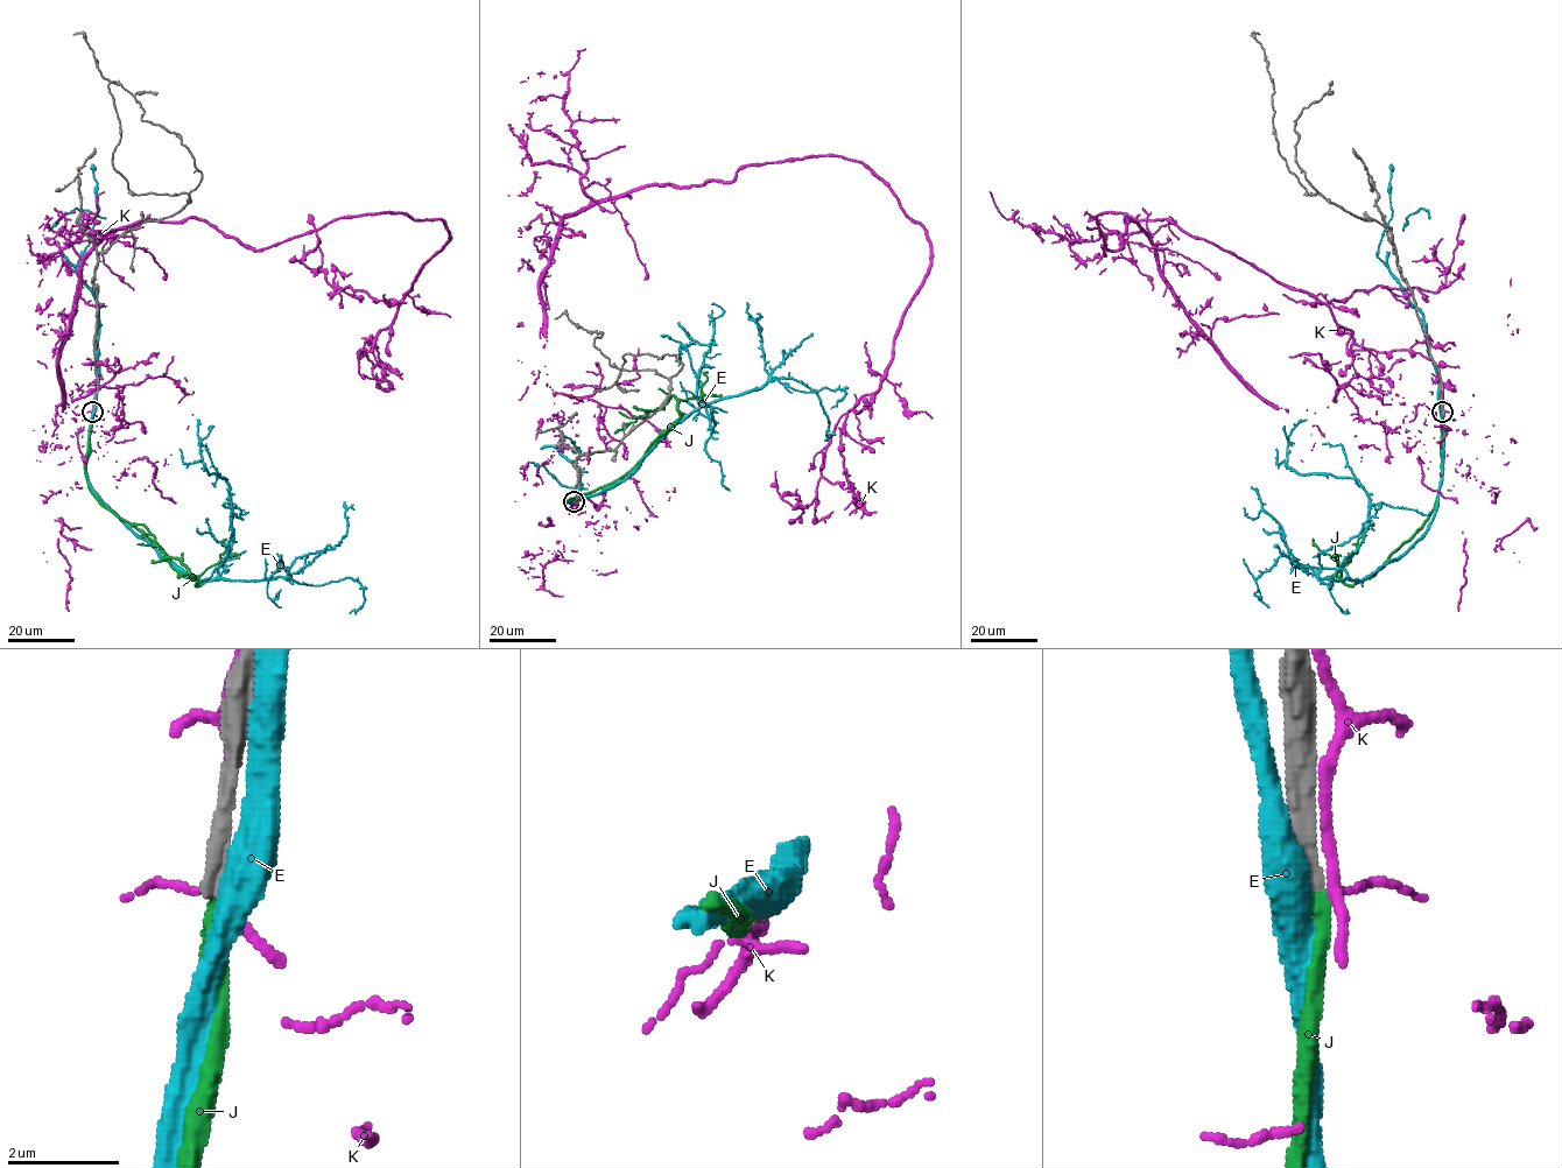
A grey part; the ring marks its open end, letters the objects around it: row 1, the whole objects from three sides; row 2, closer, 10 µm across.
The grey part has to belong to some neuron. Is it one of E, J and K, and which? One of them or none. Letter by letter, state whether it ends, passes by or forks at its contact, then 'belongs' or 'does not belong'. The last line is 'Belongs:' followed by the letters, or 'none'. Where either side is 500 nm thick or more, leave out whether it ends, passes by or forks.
E: does not belong
J: it ends; belongs
K: it passes by; does not belong
Belongs: J

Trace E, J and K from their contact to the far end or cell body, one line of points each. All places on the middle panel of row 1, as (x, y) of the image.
E: (575, 500), (567, 501), (625, 479), (699, 403), (711, 410), (713, 428), (685, 347), (680, 347), (679, 365)
J: (574, 501), (567, 500), (623, 477), (679, 417), (679, 400), (673, 394), (658, 409), (649, 409), (614, 433)
K: (575, 502), (597, 511), (556, 435), (541, 292), (561, 222), (842, 156), (922, 227), (929, 272), (790, 523)

